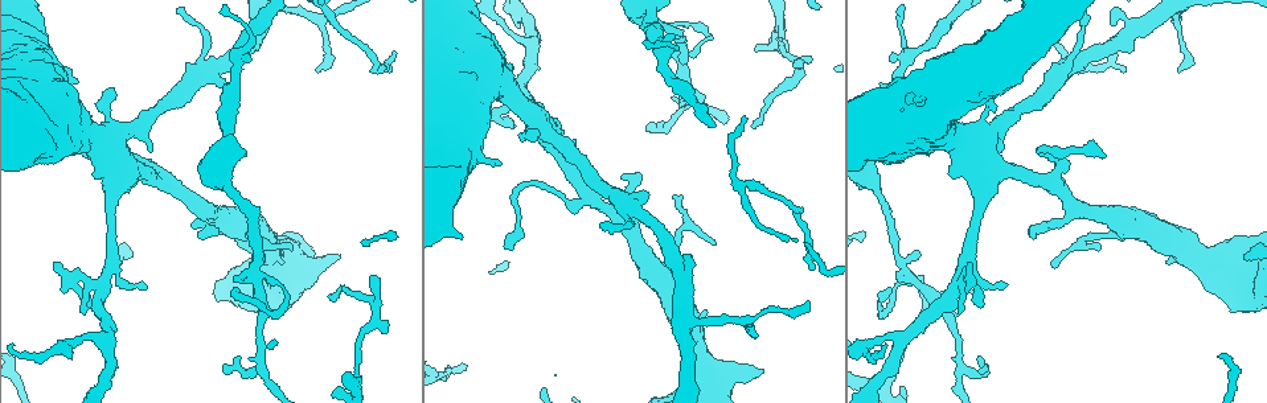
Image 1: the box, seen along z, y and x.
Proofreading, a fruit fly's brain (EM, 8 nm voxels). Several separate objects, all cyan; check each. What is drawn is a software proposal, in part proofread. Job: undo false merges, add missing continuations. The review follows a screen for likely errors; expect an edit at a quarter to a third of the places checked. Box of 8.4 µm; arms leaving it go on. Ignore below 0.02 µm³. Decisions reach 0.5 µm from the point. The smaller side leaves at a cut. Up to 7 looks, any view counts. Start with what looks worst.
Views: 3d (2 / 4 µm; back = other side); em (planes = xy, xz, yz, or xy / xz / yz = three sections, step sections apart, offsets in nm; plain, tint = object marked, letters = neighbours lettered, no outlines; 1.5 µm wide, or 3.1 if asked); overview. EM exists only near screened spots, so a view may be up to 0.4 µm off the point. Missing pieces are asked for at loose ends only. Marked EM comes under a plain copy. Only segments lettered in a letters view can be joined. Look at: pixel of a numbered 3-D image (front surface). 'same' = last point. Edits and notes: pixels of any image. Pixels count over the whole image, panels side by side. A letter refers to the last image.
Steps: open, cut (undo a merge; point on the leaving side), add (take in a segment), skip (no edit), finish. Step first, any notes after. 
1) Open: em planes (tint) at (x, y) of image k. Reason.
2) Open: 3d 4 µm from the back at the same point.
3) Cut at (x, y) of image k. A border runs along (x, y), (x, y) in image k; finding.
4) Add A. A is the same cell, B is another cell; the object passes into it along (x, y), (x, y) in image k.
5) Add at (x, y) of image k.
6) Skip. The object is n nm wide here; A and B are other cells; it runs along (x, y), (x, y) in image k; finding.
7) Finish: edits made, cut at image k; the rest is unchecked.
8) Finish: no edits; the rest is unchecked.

Open: em planes (letters) at (913, 280) of image 1.

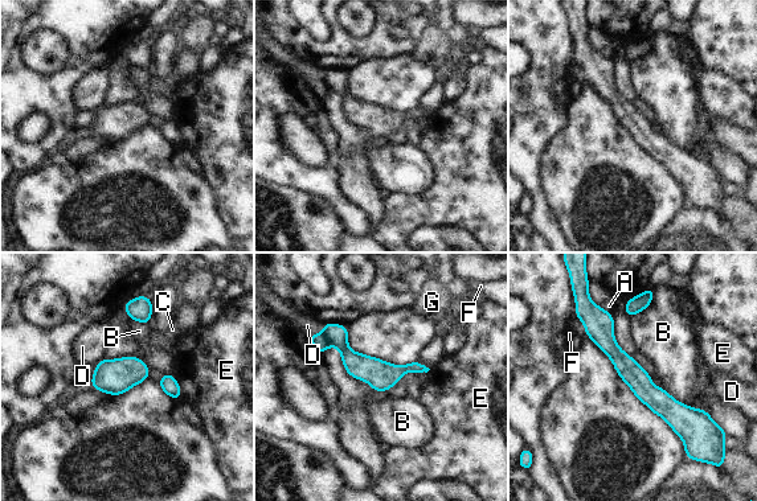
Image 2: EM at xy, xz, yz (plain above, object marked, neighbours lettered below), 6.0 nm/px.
Skip. The longest contact is with B, 300 nm; A, B, C, D, E, F and G are other cells; it runs along (594, 317), (687, 428), (687, 444) in image 2; one cell here.

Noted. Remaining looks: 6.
Open: em yz step 4 (letters) at (329, 299) of image 1. An open end.

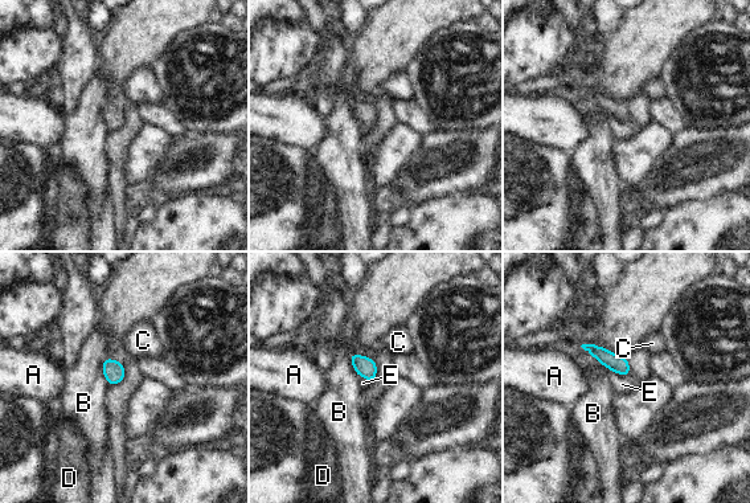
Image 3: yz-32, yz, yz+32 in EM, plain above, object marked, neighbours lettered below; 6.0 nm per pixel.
Open: em planes (letters) at the same point.

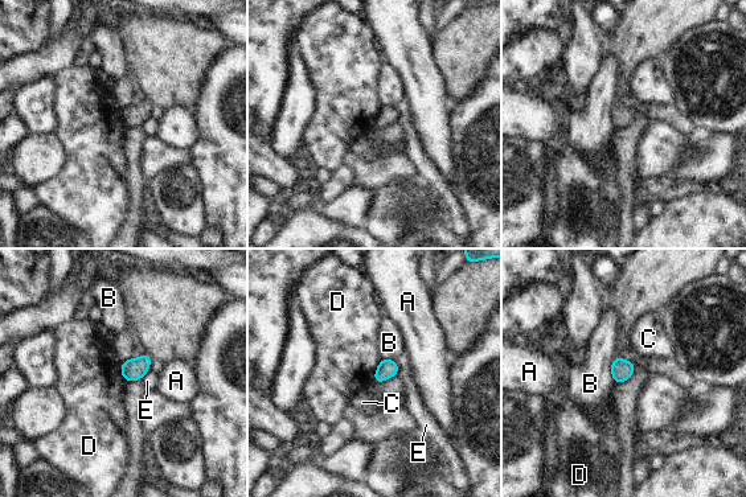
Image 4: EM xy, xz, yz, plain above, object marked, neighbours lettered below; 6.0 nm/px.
Skip. The object is 120 nm wide here; A, B, C, D and E are other cells; a border runs along (382, 358), (372, 380) in image 4; no lettered segment goes on from it.

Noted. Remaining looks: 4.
Open: em planes (letters) at (97, 177) of image 1. Thick end.

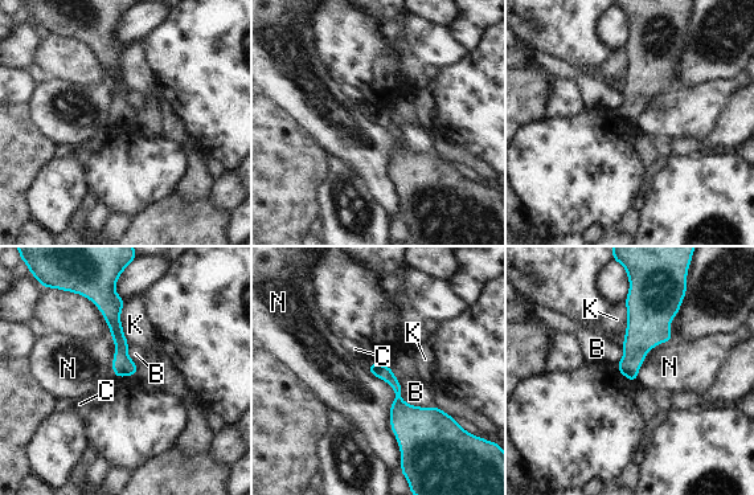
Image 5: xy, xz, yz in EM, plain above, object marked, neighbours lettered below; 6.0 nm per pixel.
Skip. B, C, K and N are other cells; none of them fits.

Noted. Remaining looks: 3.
Finish: no edits; the rest is unchecked.

